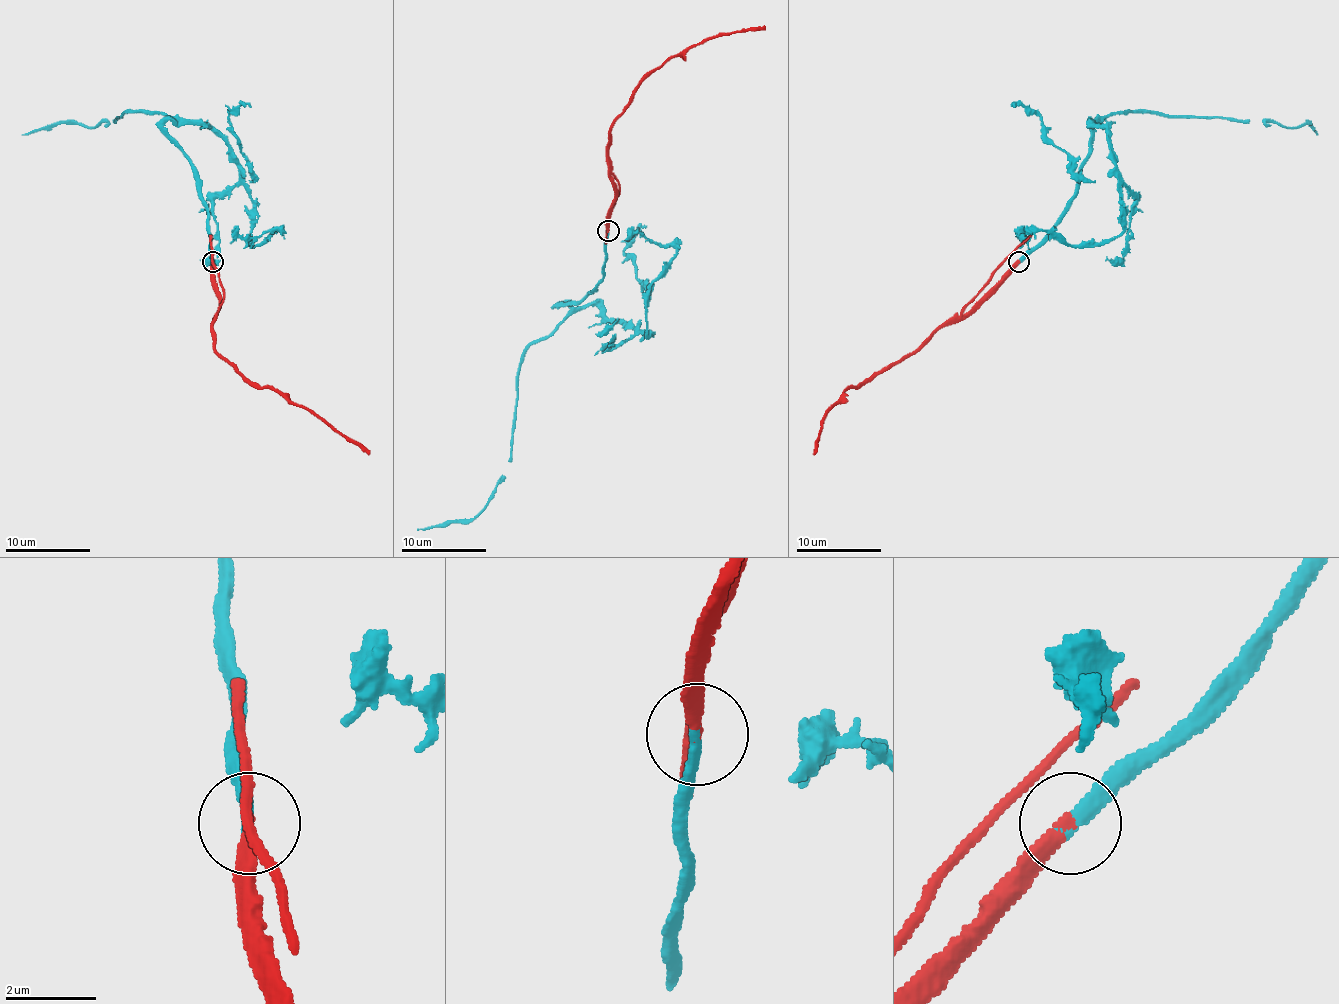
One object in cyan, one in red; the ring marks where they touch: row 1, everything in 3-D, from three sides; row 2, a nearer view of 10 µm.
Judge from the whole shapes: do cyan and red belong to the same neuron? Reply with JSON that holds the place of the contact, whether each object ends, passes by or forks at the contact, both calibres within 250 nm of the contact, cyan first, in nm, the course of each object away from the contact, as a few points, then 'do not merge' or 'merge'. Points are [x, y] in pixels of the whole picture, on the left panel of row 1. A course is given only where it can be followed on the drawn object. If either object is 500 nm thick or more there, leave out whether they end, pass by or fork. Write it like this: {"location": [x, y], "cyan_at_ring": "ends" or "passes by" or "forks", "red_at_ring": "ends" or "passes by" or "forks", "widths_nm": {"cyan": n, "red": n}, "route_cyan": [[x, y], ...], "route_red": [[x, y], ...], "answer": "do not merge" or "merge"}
{"location": [212, 262], "cyan_at_ring": "ends", "red_at_ring": "ends", "widths_nm": {"cyan": 320, "red": 280}, "route_cyan": [[212, 261], [195, 166], [165, 123], [208, 125], [225, 142], [252, 202], [252, 244], [280, 231], [231, 229]], "route_red": [[212, 261], [220, 308], [212, 323], [214, 348], [237, 371], [309, 409], [369, 454]], "answer": "merge"}

